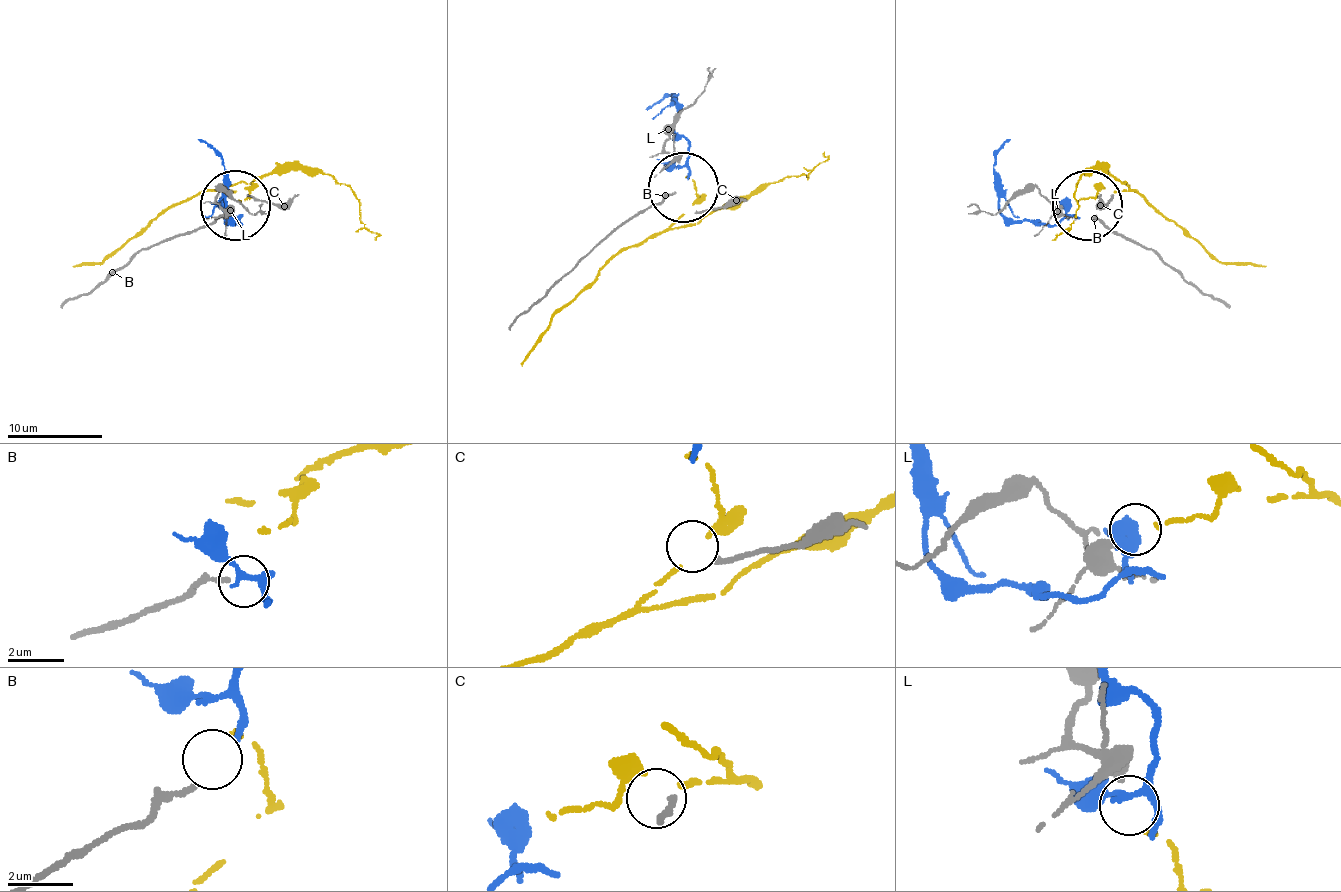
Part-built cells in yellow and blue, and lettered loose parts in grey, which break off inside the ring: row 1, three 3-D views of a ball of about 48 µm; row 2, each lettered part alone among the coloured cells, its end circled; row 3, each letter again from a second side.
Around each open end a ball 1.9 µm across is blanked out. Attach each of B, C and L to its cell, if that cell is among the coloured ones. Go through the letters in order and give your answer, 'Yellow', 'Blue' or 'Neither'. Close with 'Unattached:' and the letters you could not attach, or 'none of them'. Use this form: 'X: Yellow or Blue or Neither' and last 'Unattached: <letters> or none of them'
B: Blue
C: Neither
L: Yellow
Unattached: C

